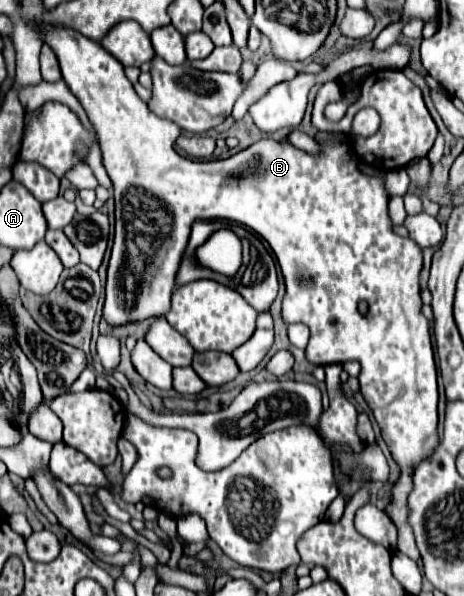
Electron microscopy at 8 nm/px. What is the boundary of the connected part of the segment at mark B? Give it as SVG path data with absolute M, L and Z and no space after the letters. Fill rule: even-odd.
M64 27L46 29L44 39L50 47L54 47L66 85L82 103L90 123L96 129L102 149L102 161L114 185L115 231L107 269L102 319L112 327L120 327L132 321L164 317L170 311L172 291L176 287L176 273L180 269L180 261L190 239L190 227L196 219L232 219L260 233L272 245L272 251L276 253L276 259L284 273L286 295L282 301L282 317L288 323L304 323L310 327L310 343L306 347L308 361L312 365L343 364L344 361L358 361L362 365L358 377L360 391L382 429L382 437L388 443L392 457L402 469L402 475L392 489L392 503L386 507L386 513L398 529L398 551L418 561L420 553L412 535L412 527L408 525L406 497L412 489L414 467L422 459L426 459L426 455L430 455L430 451L440 440L436 413L438 372L431 322L422 315L422 249L416 241L404 239L394 233L388 217L388 193L382 179L360 173L352 147L346 143L328 143L326 151L314 157L292 145L262 139L228 159L190 161L178 155L174 149L174 137L180 135L178 125L154 115L148 109L148 105L136 95L132 83L124 75L124 67L104 47L100 47L100 43L94 43L88 37L76 33L74 29ZM126 217L140 217L144 223L148 223L150 219L152 223L156 223L154 219L164 217L168 221L164 227L170 229L160 243L152 263L144 269L144 277L140 279L132 311L126 311L126 307L120 305L120 289L116 283L116 277L122 275L120 271L126 257ZM360 299L368 301L368 315L358 313Z

